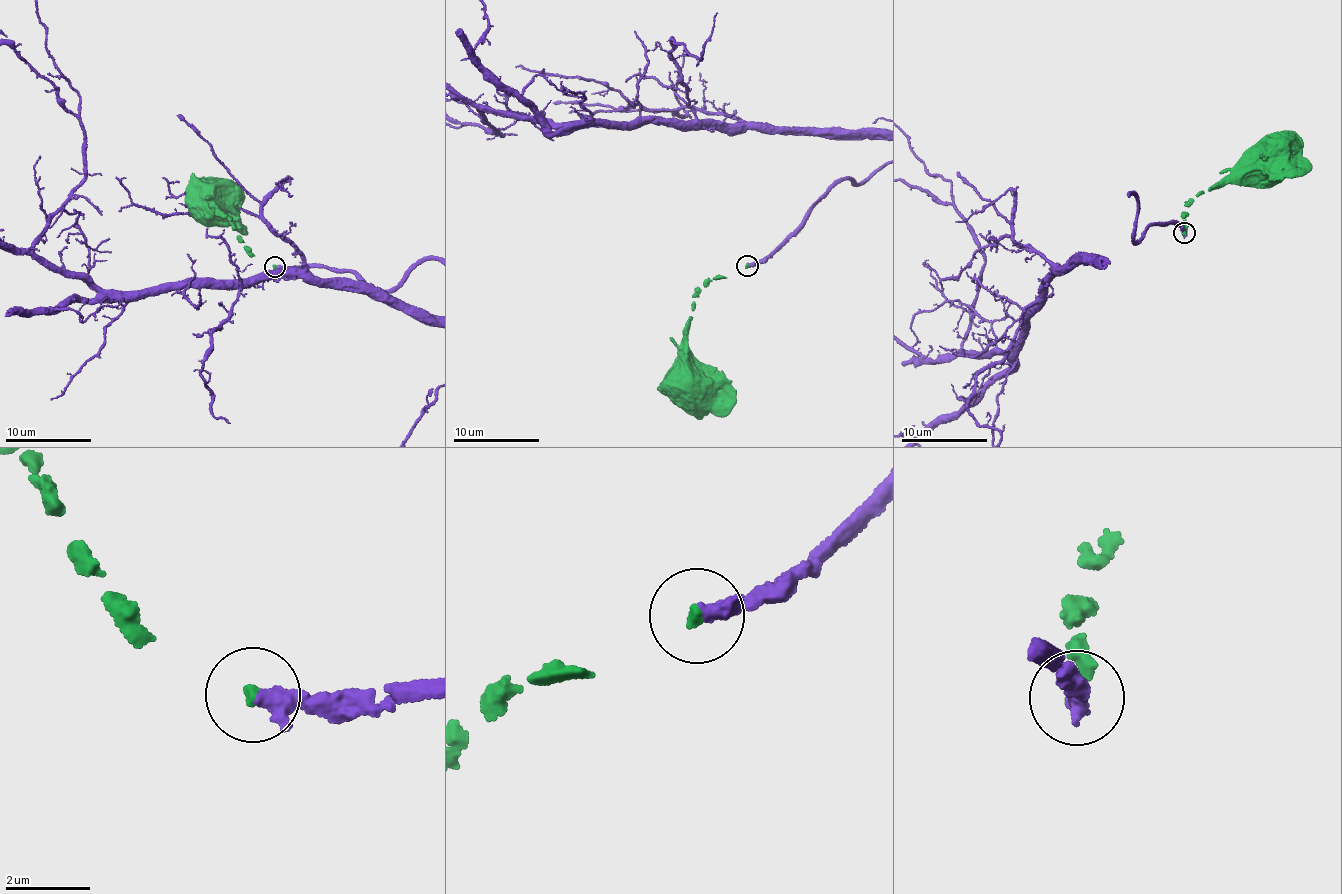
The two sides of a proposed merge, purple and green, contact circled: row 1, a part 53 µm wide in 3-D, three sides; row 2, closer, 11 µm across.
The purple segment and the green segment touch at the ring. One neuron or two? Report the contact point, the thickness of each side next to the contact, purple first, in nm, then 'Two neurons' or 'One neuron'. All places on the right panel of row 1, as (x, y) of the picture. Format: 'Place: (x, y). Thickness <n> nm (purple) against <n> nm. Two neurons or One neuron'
Place: (1184, 232). Thickness 440 nm (purple) against 200 nm. One neuron

